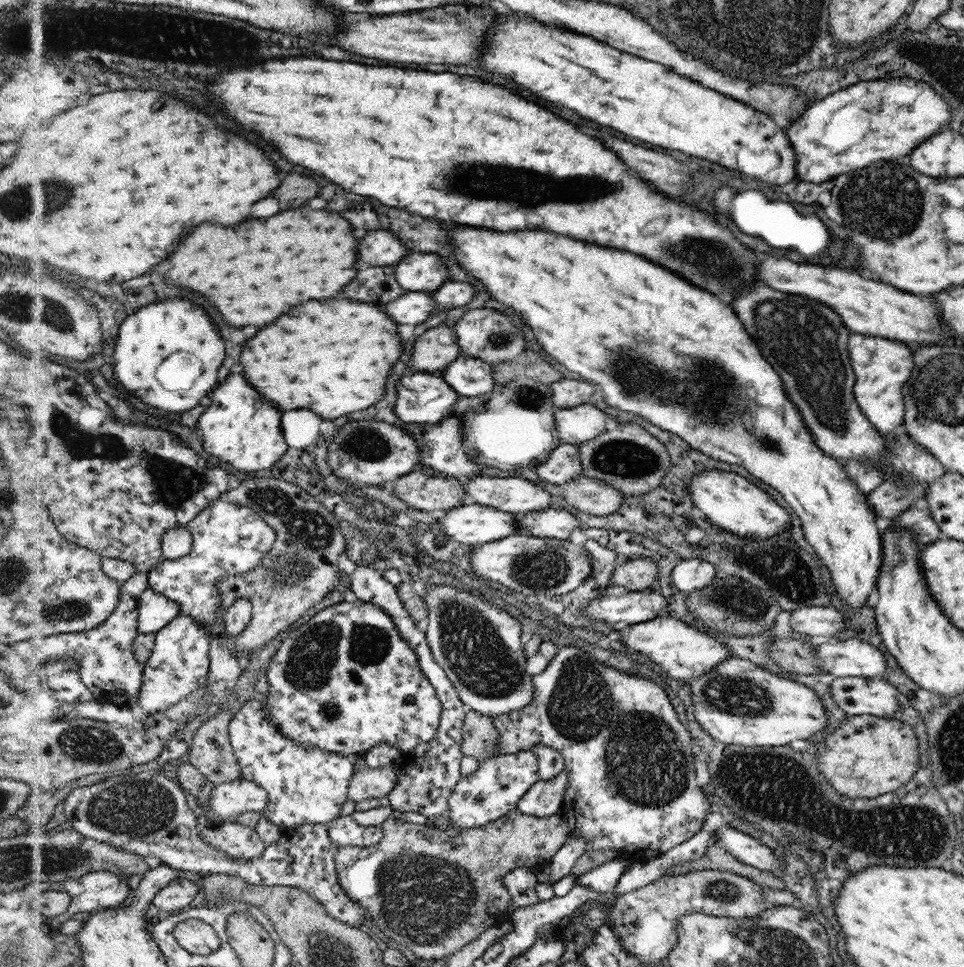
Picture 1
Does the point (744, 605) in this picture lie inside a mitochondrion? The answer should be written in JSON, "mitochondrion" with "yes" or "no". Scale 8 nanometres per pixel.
{"mitochondrion":"yes"}

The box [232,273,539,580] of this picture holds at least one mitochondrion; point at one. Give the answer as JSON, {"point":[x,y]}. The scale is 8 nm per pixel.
{"point":[369,444]}

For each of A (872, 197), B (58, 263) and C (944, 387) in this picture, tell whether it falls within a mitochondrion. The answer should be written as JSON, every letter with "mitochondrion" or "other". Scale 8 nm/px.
{"A":"mitochondrion","B":"other","C":"mitochondrion"}

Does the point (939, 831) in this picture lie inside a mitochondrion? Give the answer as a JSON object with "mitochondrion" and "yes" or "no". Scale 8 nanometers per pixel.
{"mitochondrion":"yes"}

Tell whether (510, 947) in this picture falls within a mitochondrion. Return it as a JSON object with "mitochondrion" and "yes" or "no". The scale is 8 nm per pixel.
{"mitochondrion":"no"}

